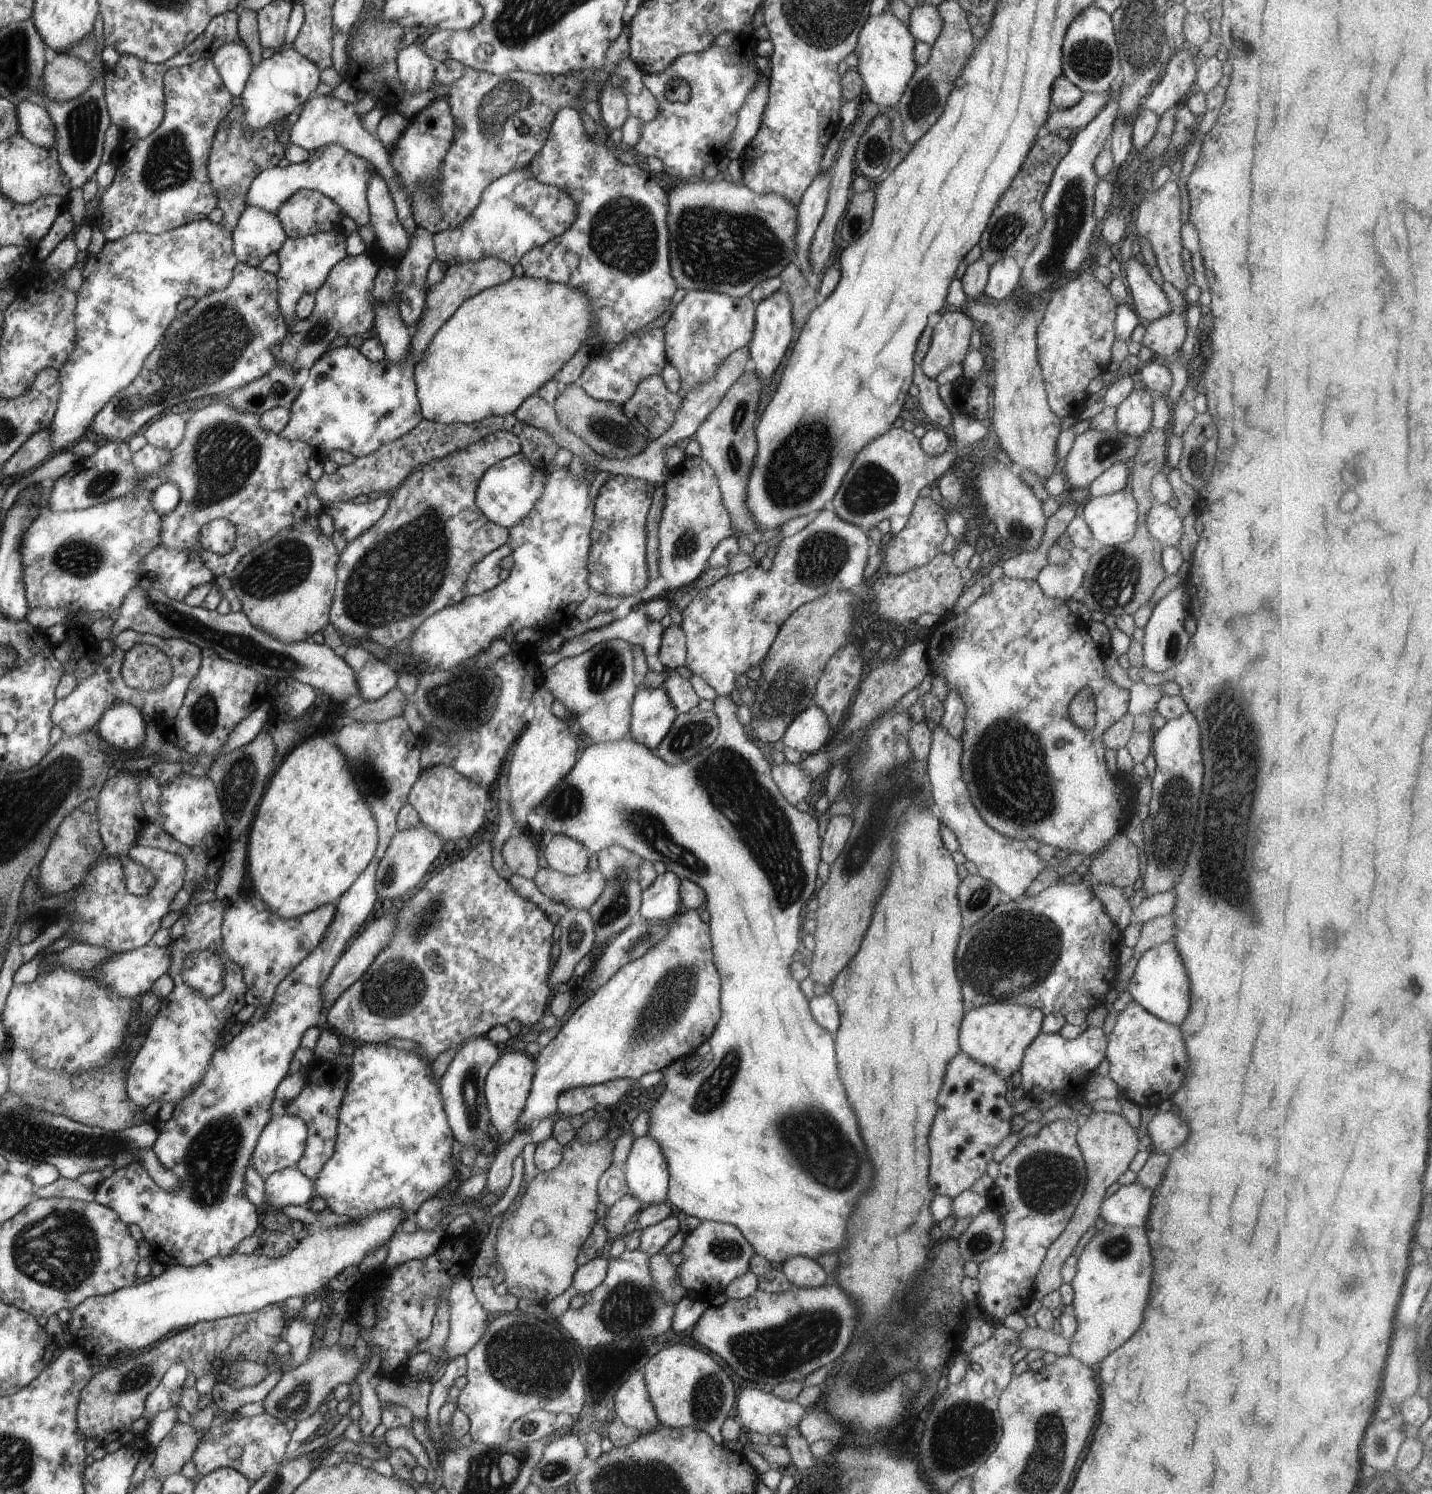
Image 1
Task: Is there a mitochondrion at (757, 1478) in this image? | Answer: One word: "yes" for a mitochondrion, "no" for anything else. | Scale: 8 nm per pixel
no

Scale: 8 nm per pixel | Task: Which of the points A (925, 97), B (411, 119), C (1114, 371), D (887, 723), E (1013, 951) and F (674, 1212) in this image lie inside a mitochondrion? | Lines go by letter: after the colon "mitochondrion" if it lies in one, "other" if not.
A: mitochondrion
B: other
C: other
D: other
E: mitochondrion
F: other

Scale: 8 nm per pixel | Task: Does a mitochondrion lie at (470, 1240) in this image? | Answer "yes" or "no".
no

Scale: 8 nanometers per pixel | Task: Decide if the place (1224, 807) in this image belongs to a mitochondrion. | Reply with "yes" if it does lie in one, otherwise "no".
yes

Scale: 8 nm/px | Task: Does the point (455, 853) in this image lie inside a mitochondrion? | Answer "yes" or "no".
no

